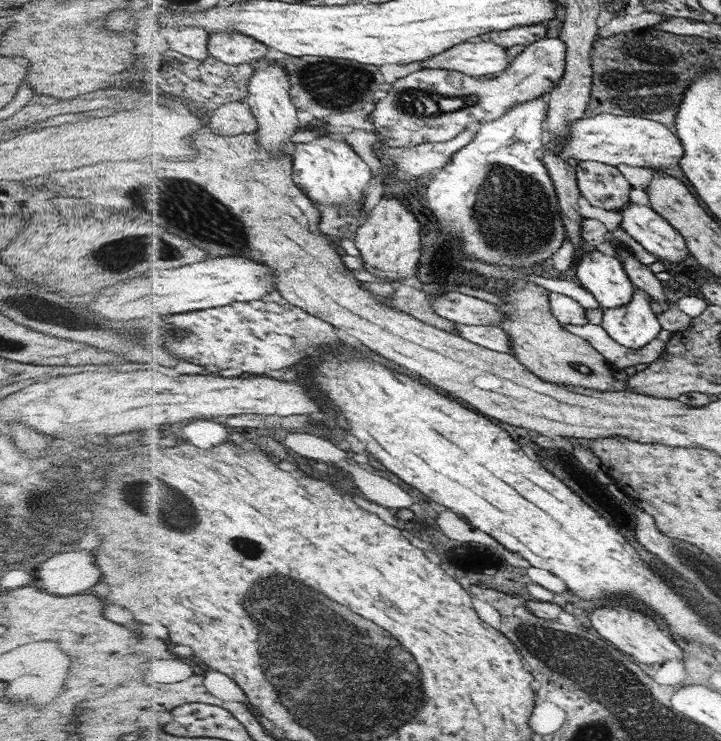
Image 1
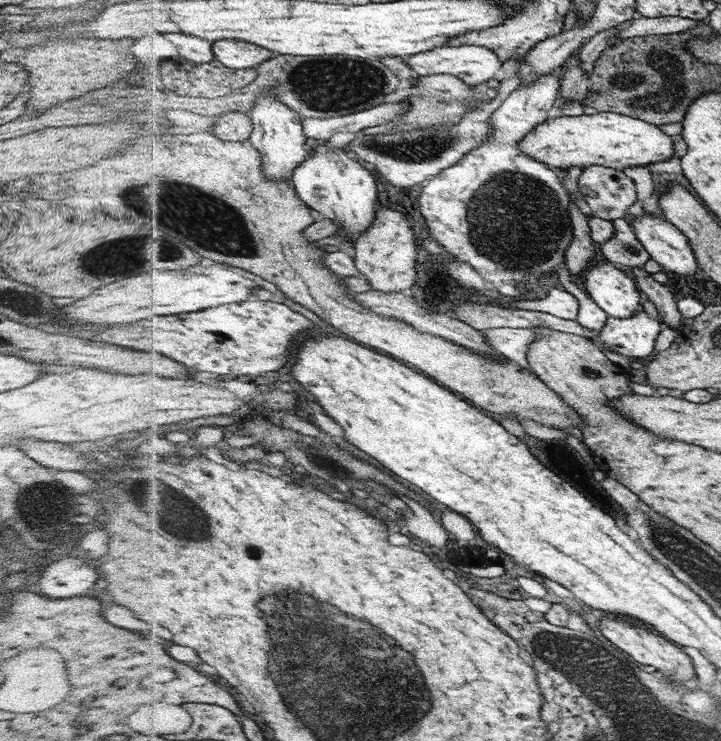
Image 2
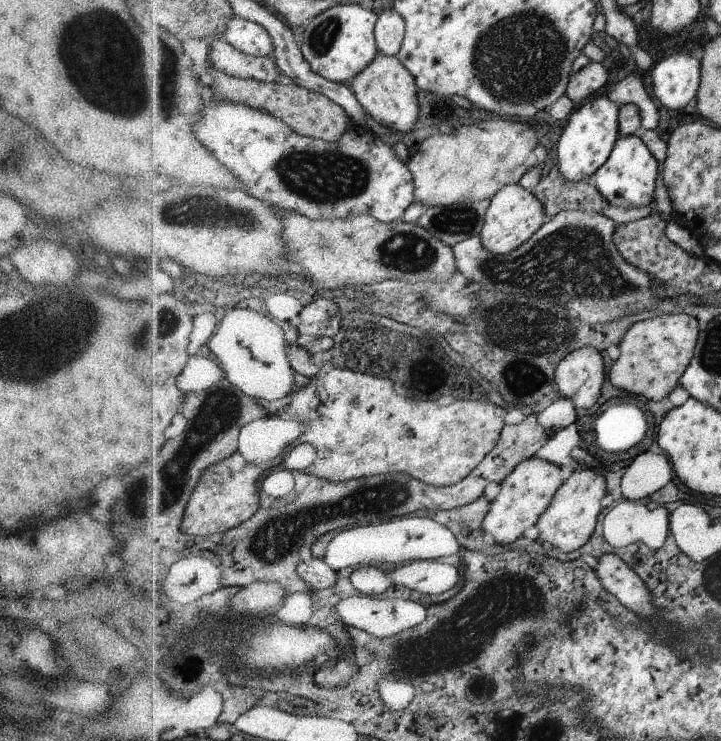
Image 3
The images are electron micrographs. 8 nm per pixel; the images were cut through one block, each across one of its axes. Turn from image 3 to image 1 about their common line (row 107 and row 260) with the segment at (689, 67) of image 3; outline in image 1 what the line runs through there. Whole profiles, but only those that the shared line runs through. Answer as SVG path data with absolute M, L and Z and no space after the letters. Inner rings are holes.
M630 202L618 210L622 214L620 226L624 231L636 240L647 252L650 252L658 260L665 260L672 264L684 262L690 252L687 250L686 239L654 209Z

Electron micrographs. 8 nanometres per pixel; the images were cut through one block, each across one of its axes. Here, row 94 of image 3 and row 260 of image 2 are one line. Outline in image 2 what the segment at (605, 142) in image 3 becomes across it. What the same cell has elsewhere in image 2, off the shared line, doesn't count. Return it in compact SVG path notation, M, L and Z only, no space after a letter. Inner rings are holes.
M596 260L583 278L589 297L609 317L632 318L636 312L642 312L640 292L624 272L614 268L614 264Z

